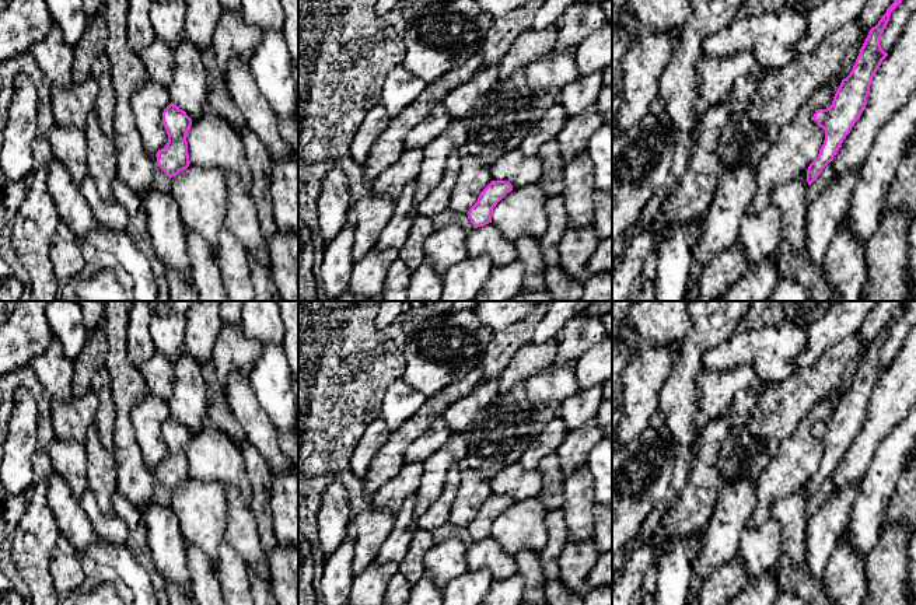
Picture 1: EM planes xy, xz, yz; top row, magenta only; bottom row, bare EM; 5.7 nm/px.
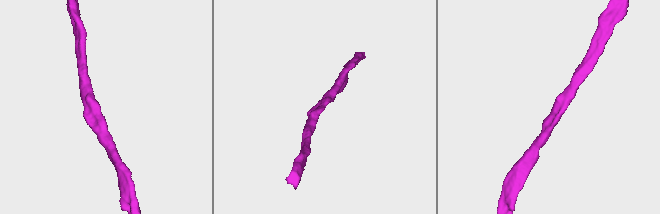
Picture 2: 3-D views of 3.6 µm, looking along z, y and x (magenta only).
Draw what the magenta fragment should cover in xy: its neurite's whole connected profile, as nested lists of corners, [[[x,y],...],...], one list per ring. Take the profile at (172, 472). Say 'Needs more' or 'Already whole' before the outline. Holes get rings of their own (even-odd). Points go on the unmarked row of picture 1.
Already whole. [[[171,416],[162,426],[162,438],[168,448],[168,457],[157,465],[155,478],[172,492],[190,478],[186,448],[192,440],[192,433]]]

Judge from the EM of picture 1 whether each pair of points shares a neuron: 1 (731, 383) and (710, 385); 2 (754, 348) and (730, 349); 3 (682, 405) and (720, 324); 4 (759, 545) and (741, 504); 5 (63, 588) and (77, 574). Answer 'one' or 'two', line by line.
1: one
2: one
3: one
4: two
5: one

